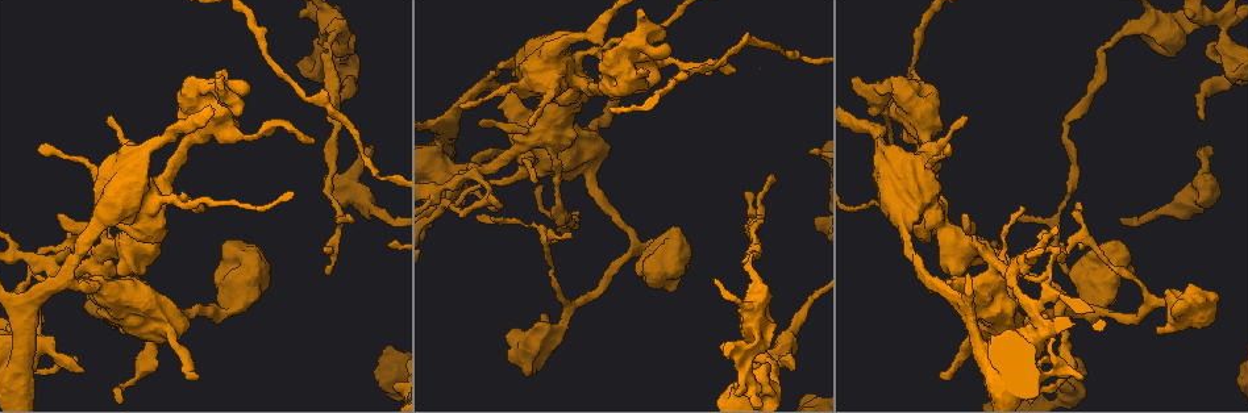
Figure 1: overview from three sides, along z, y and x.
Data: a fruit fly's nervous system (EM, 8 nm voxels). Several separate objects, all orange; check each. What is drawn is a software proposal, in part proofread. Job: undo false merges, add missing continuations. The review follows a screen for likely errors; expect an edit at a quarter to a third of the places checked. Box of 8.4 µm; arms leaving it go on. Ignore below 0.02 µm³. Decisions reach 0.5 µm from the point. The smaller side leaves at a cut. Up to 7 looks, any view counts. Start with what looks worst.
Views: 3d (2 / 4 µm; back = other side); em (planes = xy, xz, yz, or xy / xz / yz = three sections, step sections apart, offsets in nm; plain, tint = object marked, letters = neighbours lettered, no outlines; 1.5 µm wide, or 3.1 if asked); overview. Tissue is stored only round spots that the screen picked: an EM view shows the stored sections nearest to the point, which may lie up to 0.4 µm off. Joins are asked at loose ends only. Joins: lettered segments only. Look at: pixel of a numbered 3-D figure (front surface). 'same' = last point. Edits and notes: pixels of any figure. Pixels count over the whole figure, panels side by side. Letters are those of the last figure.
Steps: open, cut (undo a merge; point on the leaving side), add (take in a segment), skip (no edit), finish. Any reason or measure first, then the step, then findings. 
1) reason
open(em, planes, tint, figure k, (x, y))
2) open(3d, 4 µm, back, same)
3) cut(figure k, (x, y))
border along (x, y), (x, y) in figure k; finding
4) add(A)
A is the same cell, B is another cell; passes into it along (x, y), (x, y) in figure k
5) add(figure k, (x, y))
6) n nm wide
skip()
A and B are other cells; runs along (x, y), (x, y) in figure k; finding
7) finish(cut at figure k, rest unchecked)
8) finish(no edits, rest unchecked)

calibre changes
open(em, planes, plain, figure 1, (772, 367))

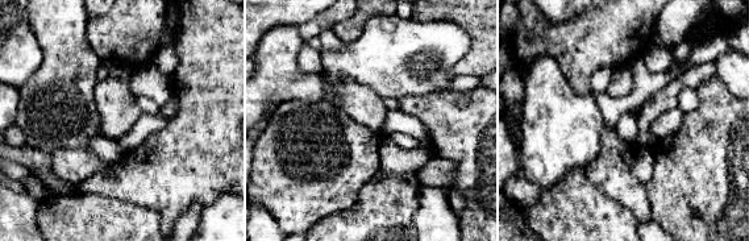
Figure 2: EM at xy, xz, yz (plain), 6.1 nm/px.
open(em, planes, letters, same)

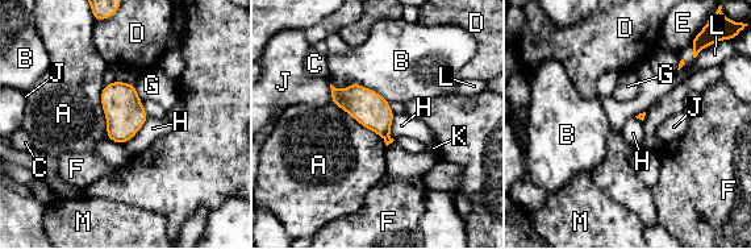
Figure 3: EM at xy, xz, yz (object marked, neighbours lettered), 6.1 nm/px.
skip()
A, B, C, D, E, F, G, H, J, K, L and M are other cells; border along (330, 102), (374, 131), (387, 145) in figure 3; one neuron here

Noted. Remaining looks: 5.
free end
open(em, xy, step 4, letters, figure 1, (941, 378))

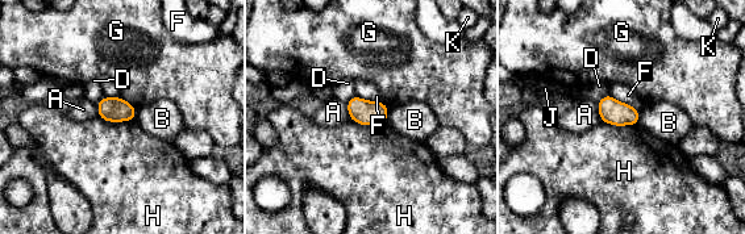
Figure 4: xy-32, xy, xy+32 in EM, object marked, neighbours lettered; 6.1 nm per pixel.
160 nm wide
skip()
A, B, D, F, G, H, J and K are other cells; border along (98, 116), (108, 121), (134, 120) in figure 4; no lettered segment goes on from it

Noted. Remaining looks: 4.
thin end
open(em, planes, tint, figure 1, (1065, 274))

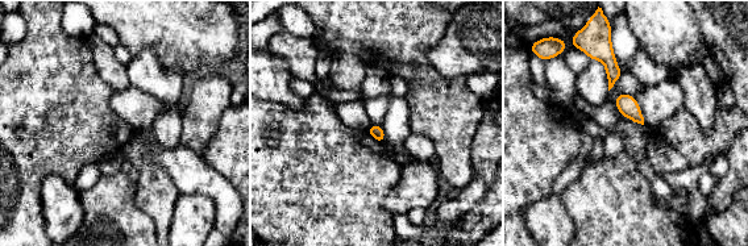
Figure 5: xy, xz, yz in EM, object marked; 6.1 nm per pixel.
see the neighbours
open(em, planes, letters, same)

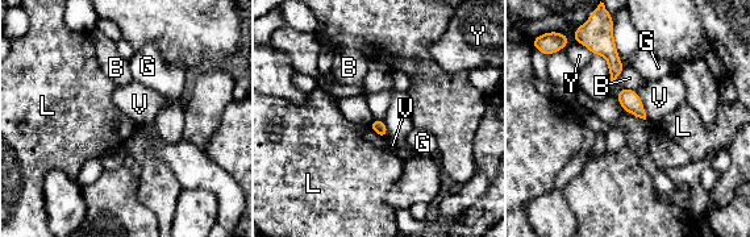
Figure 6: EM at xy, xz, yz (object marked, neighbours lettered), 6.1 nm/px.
90 nm wide
skip()
B, G, L, V and Y are other cells; border along (369, 125), (382, 138) in figure 6; no lettered segment goes on from it

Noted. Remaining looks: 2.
finish(no edits, rest unchecked)

